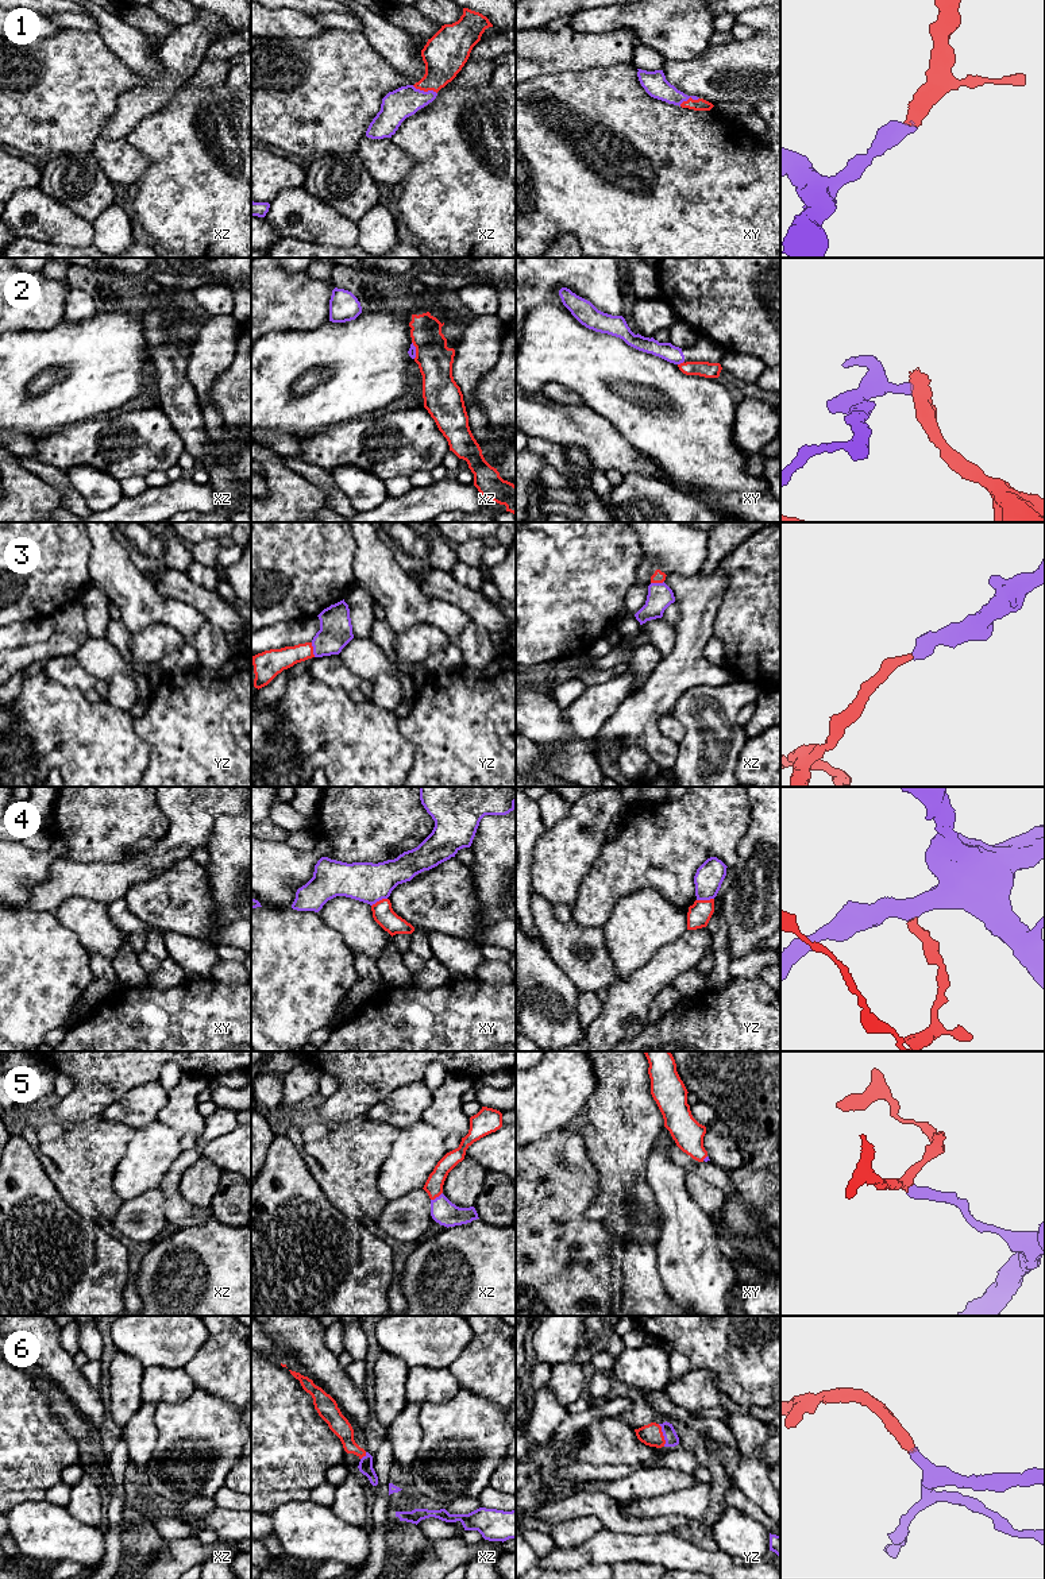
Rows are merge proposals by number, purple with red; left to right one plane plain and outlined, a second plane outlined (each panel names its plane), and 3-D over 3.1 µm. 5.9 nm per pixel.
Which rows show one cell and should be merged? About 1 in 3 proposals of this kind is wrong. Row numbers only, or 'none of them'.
1, 3, 5, 6

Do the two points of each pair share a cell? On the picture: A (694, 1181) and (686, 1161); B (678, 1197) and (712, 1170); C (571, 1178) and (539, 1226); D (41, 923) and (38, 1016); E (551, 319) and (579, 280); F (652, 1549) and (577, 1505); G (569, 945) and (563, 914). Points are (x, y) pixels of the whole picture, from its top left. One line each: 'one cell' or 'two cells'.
A: two cells
B: two cells
C: one cell
D: one cell
E: two cells
F: two cells
G: two cells

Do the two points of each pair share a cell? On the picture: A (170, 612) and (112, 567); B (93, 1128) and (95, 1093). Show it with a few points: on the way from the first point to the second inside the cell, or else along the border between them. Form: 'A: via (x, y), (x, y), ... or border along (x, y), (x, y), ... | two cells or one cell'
A: via (155, 609), (127, 582) | one cell
B: border along (101, 1114), (76, 1124) | two cells

